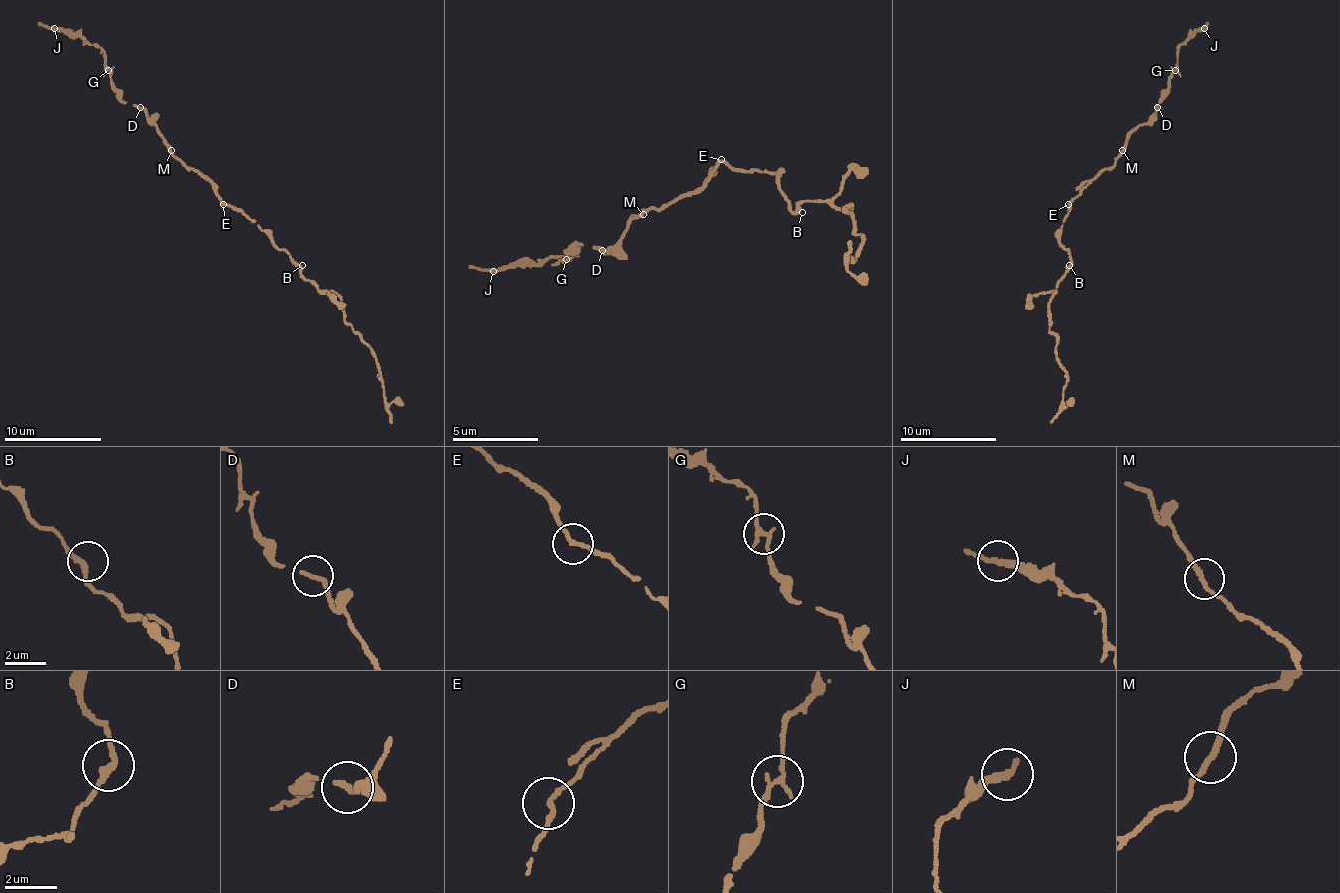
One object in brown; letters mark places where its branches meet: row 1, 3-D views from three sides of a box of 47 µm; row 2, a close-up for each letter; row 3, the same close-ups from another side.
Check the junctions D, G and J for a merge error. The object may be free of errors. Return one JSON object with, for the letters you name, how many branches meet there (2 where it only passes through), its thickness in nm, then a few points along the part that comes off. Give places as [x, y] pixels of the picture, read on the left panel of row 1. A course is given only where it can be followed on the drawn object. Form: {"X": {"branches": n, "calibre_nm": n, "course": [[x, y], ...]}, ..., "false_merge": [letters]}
{"false_merge": []}

